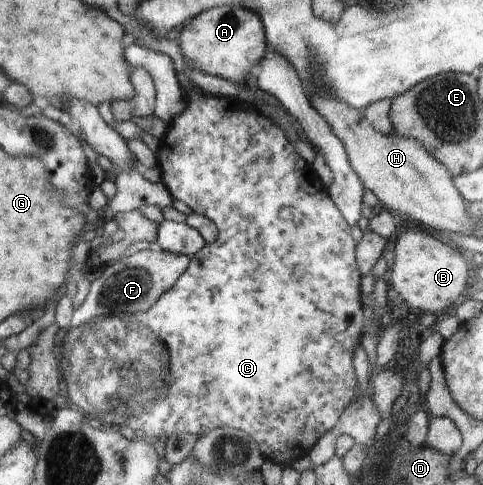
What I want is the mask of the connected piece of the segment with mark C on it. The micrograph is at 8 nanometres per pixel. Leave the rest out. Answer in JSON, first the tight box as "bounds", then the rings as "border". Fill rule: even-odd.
{"bounds":[58,91,365,468],"border":[[[189,91],[187,98],[185,111],[171,121],[165,137],[160,140],[156,153],[157,166],[162,177],[161,183],[167,186],[173,200],[183,201],[191,207],[192,213],[206,215],[215,223],[219,232],[217,241],[206,243],[190,257],[185,273],[181,274],[175,285],[163,293],[147,312],[99,317],[88,324],[69,328],[60,345],[58,366],[67,378],[67,392],[71,396],[73,406],[78,407],[84,414],[87,413],[88,417],[97,413],[105,419],[103,424],[108,427],[127,425],[131,429],[137,429],[136,432],[141,436],[150,439],[183,433],[201,436],[207,429],[215,429],[221,425],[233,427],[241,429],[241,432],[247,433],[257,443],[264,460],[291,468],[297,461],[304,459],[305,455],[309,455],[322,436],[338,425],[343,411],[355,401],[358,393],[359,385],[352,361],[355,350],[360,346],[359,335],[362,335],[364,329],[365,316],[362,295],[359,293],[362,275],[356,261],[356,243],[351,236],[350,225],[333,203],[328,188],[319,179],[313,165],[297,153],[282,129],[261,114],[256,104],[237,97],[211,95],[207,92],[197,94],[195,91]]]}

